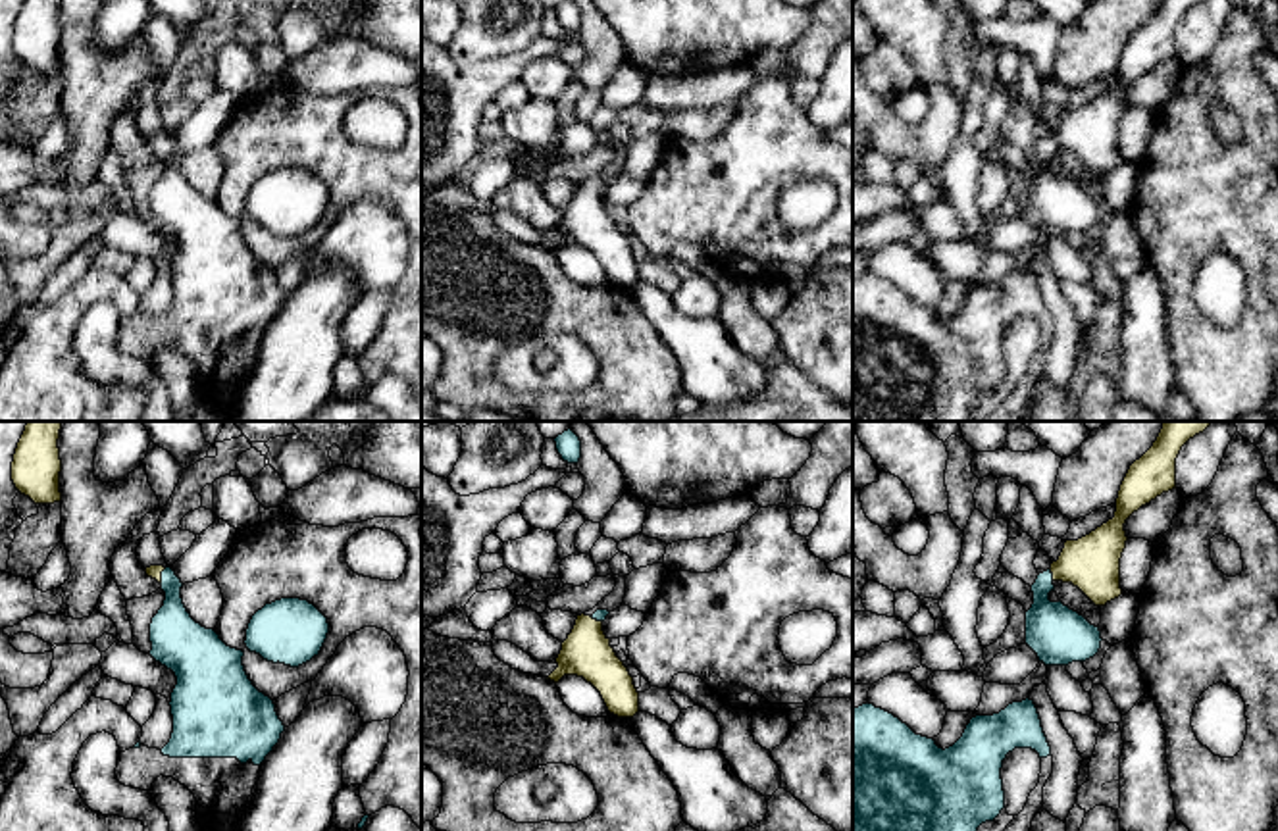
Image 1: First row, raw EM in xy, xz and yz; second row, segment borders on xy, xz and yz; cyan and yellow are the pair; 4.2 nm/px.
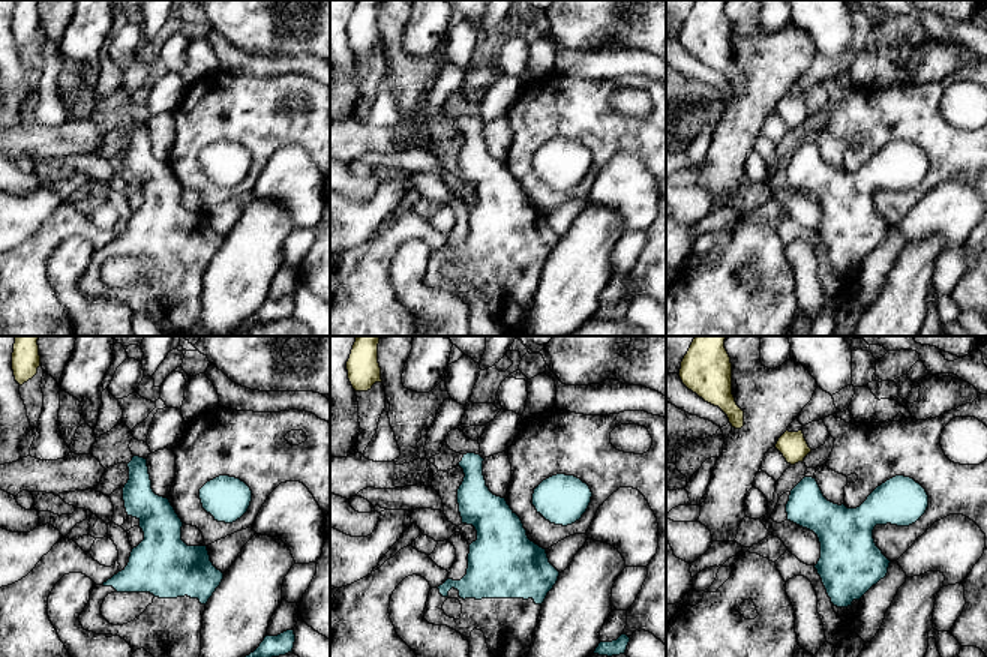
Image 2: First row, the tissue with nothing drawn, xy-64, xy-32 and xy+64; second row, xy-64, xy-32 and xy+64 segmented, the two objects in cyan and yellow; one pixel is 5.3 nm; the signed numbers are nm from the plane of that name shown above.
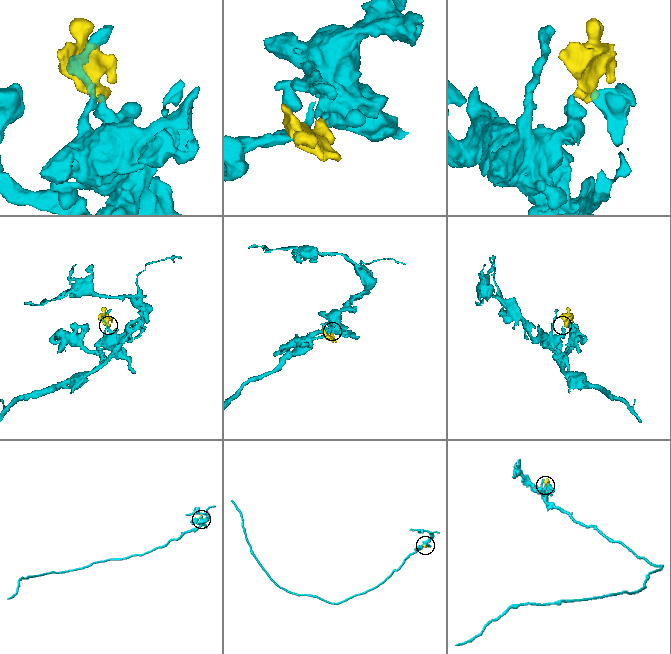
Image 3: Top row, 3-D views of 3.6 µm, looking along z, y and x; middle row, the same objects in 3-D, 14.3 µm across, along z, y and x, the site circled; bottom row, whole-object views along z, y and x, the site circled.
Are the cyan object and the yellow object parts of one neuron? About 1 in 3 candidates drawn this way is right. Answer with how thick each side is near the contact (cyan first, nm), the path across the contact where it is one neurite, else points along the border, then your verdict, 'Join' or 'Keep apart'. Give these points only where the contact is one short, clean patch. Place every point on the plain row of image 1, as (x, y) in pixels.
Thickness 200 nm (cyan) against 60 nm. Path across: xy (174, 202), (174, 160), (162, 145), (154, 141). Join

